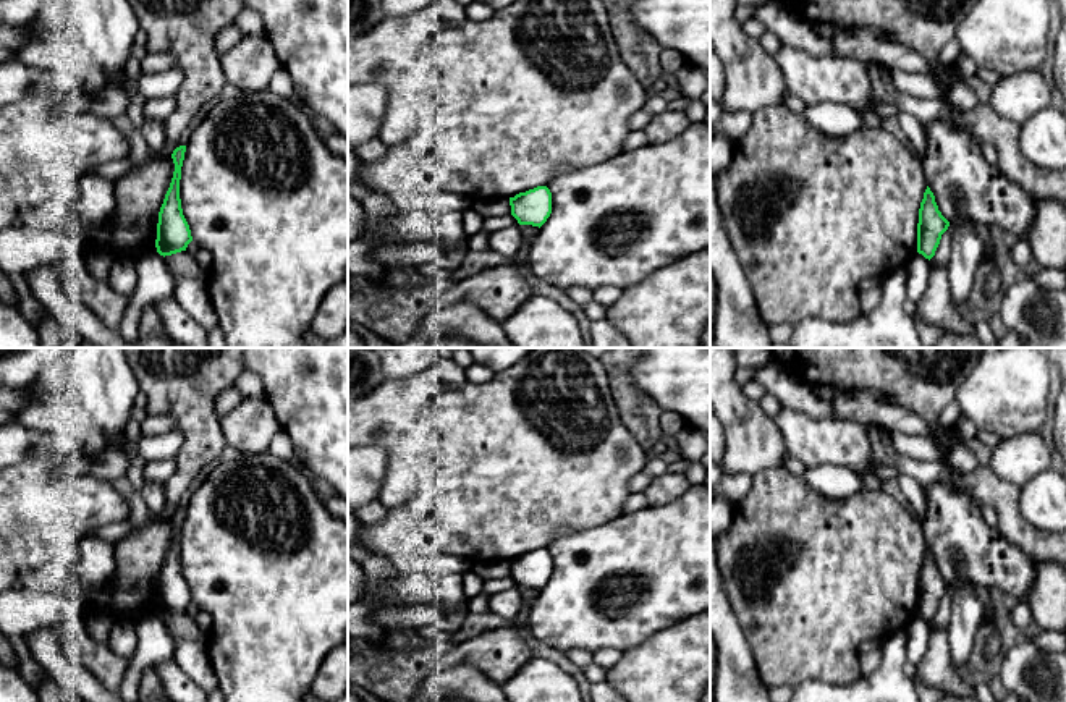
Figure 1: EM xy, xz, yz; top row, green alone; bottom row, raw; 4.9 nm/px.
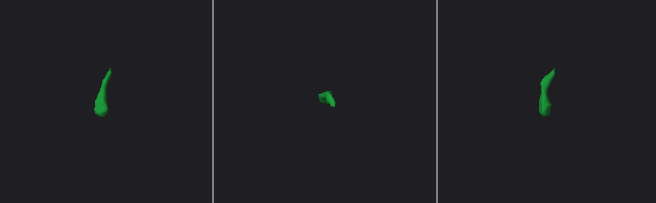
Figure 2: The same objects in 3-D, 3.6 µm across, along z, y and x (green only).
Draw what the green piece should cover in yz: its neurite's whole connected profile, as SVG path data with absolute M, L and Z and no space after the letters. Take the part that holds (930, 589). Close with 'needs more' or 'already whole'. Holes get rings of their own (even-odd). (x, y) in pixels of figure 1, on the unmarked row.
M927 548L919 571L917 615L930 623L935 618L941 597L948 589L950 584L938 573L935 558Z | already whole

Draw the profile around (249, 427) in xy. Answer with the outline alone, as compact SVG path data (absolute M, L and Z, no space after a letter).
M264 396L244 398L238 408L218 417L226 445L241 455L269 451L272 438L281 430L272 404Z

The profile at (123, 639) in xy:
M116 621L112 628L110 645L116 655L131 660L137 647L136 626L133 623Z

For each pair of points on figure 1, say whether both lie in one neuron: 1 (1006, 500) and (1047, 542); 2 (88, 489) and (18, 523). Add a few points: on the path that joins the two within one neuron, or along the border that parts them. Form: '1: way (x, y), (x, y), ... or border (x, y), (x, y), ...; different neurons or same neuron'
1: way (1008, 513), (1034, 542); same neuron
2: way (70, 507), (36, 511); same neuron

